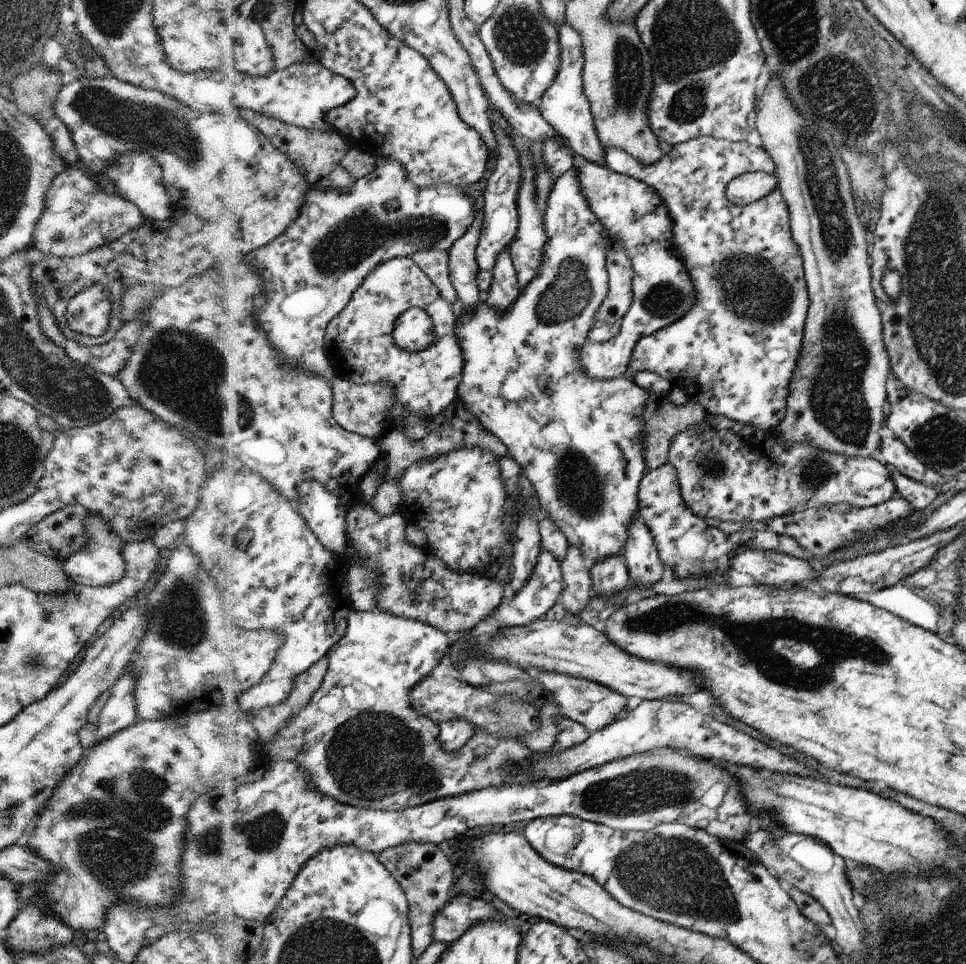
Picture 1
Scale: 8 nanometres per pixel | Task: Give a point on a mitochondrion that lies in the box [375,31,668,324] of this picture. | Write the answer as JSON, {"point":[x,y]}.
{"point":[628,80]}

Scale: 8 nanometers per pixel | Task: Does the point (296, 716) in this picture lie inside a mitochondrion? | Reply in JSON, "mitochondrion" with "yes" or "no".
{"mitochondrion":"no"}

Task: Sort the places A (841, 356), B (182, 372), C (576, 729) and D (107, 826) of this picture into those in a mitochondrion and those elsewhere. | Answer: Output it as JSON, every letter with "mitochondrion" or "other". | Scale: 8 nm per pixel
{"A":"mitochondrion","B":"mitochondrion","C":"other","D":"mitochondrion"}

